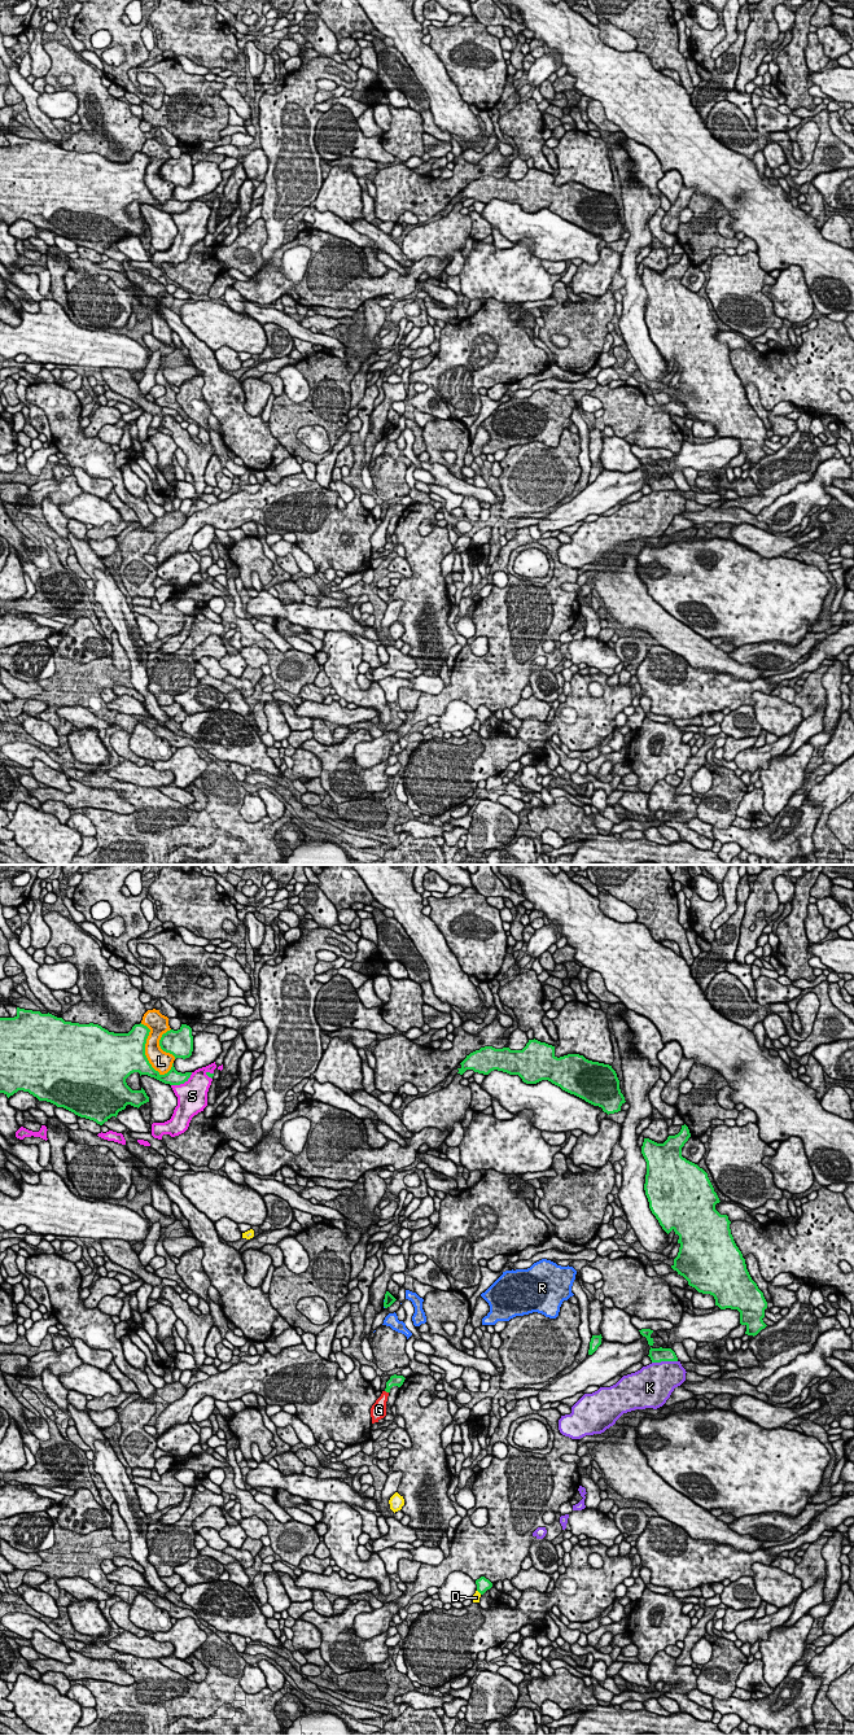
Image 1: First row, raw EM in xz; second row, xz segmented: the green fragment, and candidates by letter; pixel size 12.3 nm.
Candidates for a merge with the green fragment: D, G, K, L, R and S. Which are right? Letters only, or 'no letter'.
G

